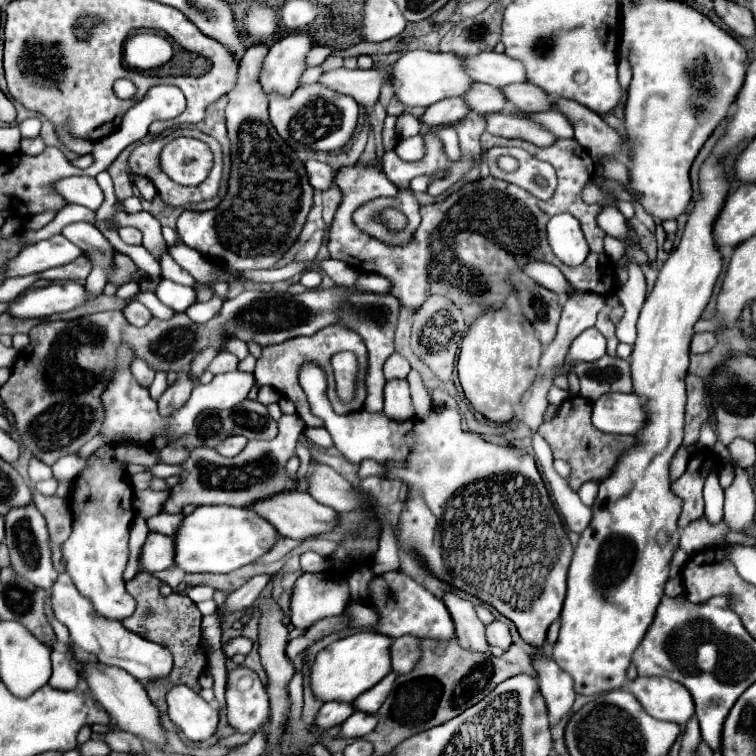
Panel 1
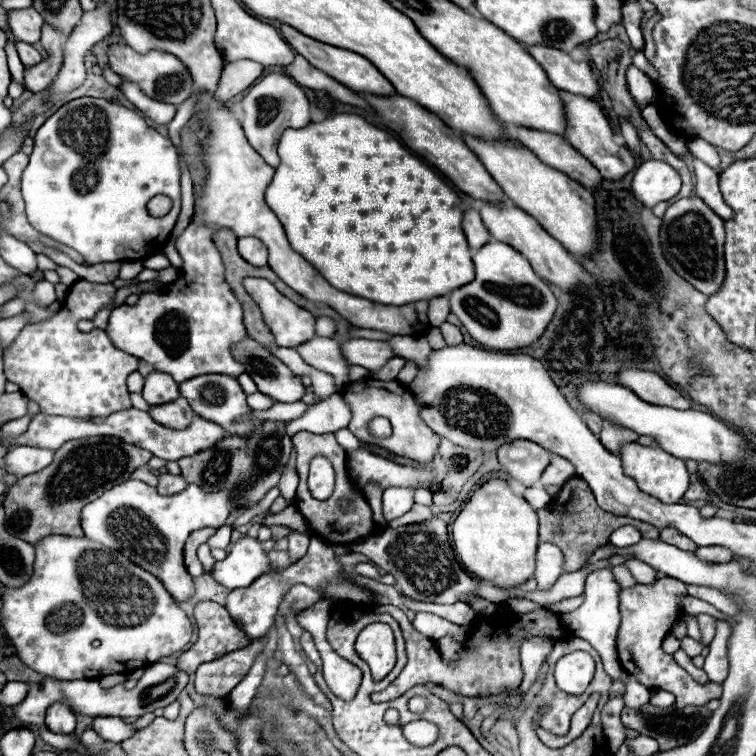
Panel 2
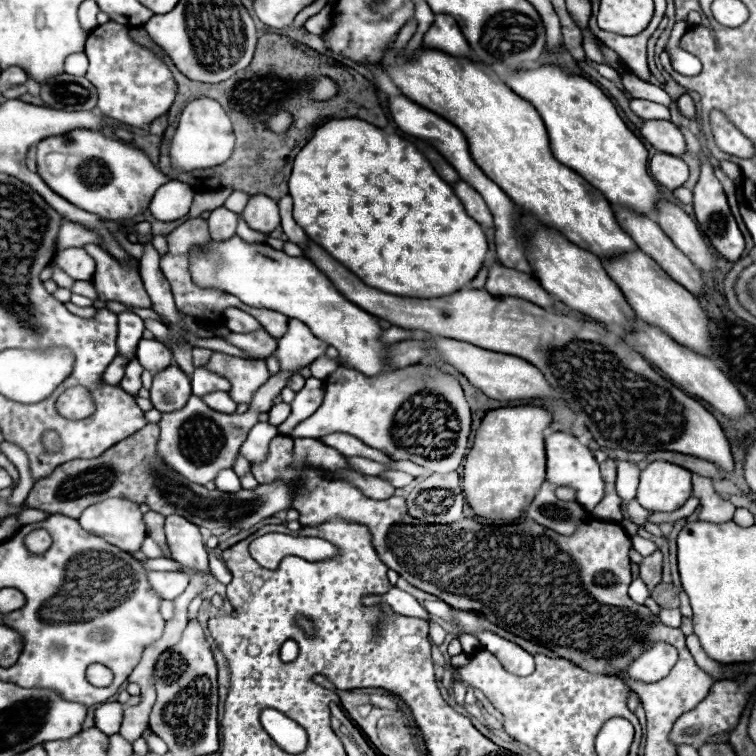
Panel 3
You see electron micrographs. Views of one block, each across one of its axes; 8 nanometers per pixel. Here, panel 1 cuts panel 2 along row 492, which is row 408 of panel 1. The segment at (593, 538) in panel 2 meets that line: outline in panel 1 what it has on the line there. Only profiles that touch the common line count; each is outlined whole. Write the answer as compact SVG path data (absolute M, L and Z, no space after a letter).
M572 396L562 402L558 414L540 426L540 434L550 444L554 458L560 458L570 464L572 474L568 484L572 490L578 490L588 480L604 480L614 470L618 458L632 448L638 438L636 436L620 436L620 434L604 434L592 426L592 402L582 396Z

